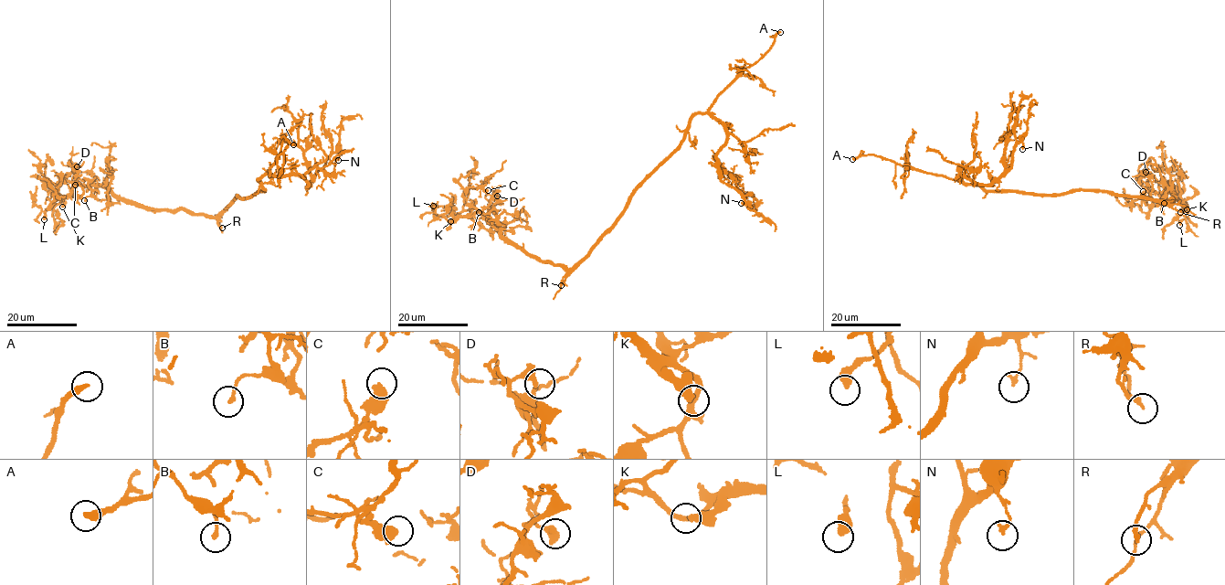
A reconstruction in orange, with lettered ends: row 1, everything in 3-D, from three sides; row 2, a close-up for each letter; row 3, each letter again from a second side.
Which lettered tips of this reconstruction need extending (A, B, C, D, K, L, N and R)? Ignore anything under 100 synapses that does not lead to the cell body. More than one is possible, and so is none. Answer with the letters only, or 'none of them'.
A

